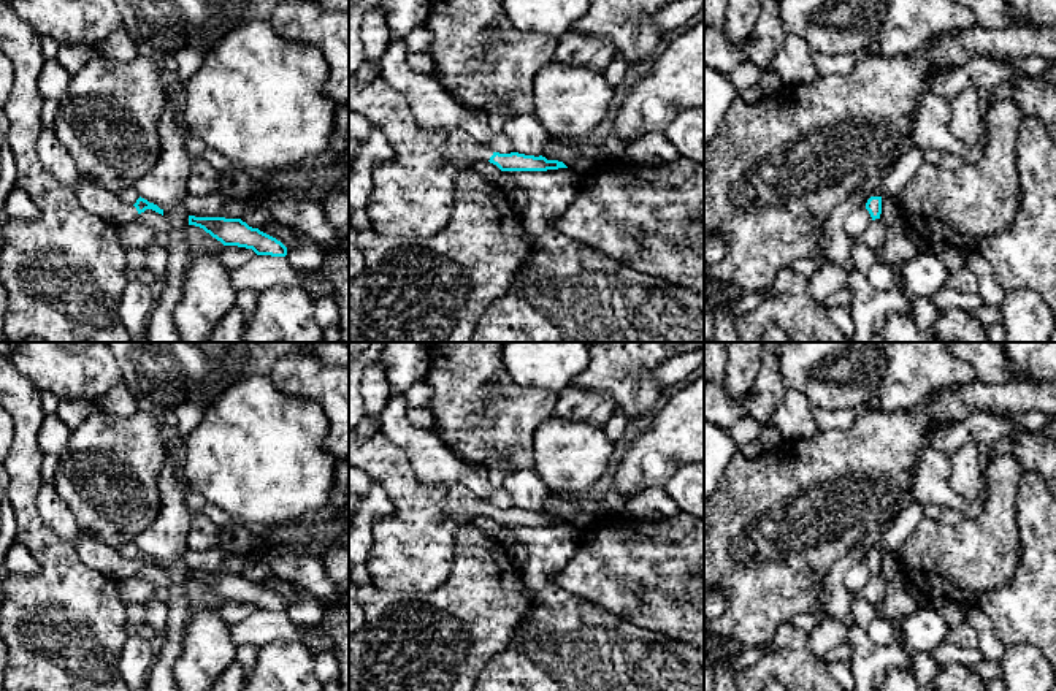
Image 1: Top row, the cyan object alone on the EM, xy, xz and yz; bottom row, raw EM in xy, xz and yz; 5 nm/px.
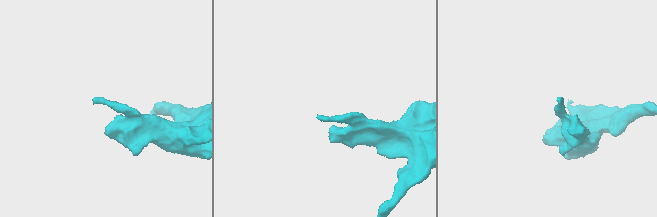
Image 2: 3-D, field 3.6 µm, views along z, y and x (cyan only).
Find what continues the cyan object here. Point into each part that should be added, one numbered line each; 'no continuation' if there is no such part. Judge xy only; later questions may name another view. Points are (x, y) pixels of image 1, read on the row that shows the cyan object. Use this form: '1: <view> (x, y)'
1: xy (95, 198)

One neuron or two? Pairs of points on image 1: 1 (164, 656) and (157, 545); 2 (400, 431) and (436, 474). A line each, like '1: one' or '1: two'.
1: one
2: one

